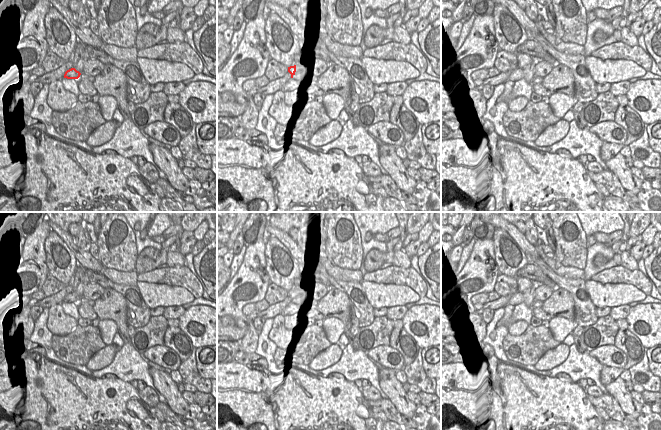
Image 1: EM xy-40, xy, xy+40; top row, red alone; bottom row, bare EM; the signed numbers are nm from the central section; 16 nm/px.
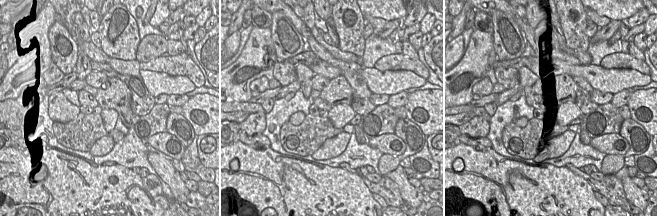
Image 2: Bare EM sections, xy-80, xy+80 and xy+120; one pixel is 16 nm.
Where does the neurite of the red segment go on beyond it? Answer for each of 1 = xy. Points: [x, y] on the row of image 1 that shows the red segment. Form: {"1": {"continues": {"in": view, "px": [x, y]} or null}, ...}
{"1": {"continues": {"in": "xy", "px": [297, 74]}}}

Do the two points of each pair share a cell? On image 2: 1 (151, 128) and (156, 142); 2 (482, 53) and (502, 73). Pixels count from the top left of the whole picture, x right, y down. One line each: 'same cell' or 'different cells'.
1: different cells
2: different cells

